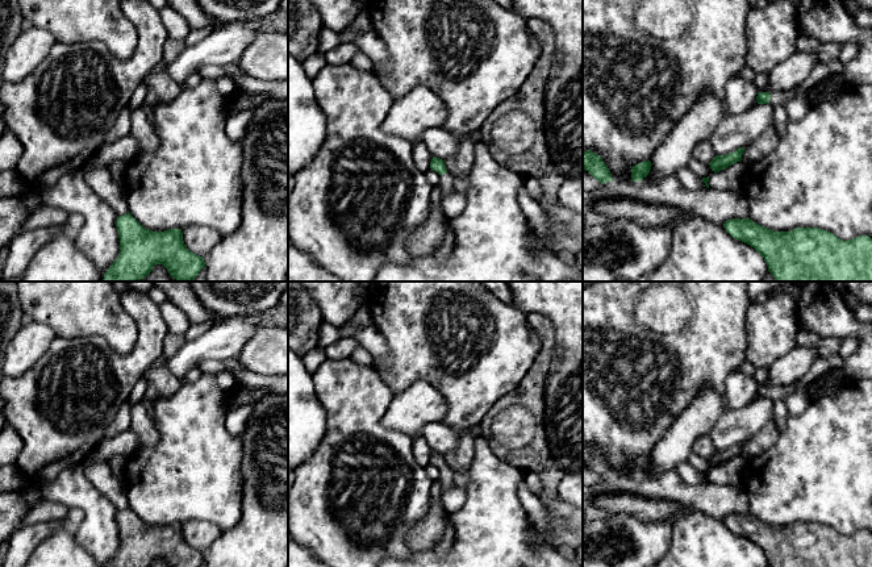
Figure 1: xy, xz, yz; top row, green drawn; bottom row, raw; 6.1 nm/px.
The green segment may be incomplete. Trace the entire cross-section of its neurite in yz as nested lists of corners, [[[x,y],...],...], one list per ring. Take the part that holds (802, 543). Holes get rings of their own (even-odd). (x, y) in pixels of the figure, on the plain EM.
[[[748,512],[727,514],[723,522],[733,533],[754,542],[764,553],[769,567],[872,567],[872,533],[869,530],[843,535],[818,522],[773,526]]]

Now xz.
[[[434,451],[430,456],[430,463],[441,470],[439,481],[443,489],[450,489],[455,487],[454,484],[455,472],[446,464],[445,455]]]

